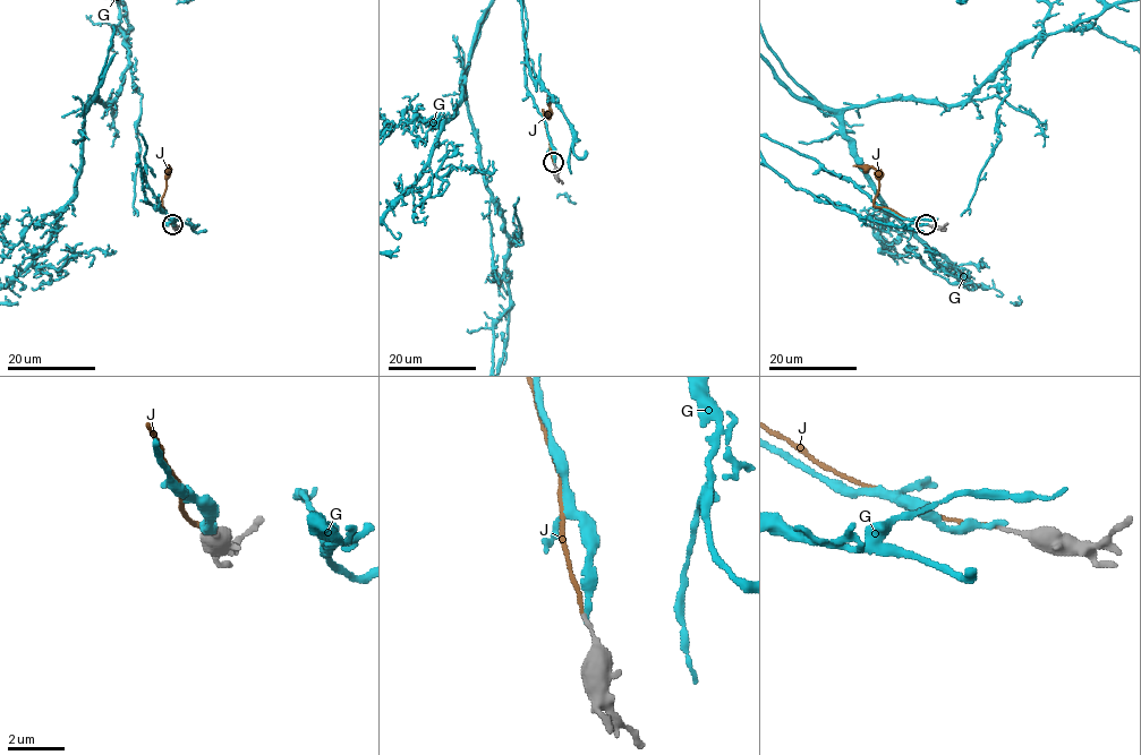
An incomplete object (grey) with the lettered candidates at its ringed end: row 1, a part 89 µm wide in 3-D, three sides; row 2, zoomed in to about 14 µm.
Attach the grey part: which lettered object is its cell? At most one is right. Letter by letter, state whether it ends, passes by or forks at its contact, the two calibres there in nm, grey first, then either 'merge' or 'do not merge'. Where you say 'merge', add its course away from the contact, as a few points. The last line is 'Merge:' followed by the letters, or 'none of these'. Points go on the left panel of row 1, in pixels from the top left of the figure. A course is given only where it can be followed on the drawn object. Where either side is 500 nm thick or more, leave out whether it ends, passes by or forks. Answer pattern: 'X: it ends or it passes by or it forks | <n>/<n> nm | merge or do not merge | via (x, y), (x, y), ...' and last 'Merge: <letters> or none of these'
G: it ends | 140/220 nm | do not merge
J: it ends | 130/120 nm | merge | via (172, 224), (162, 204), (170, 169), (167, 165)
Merge: J

